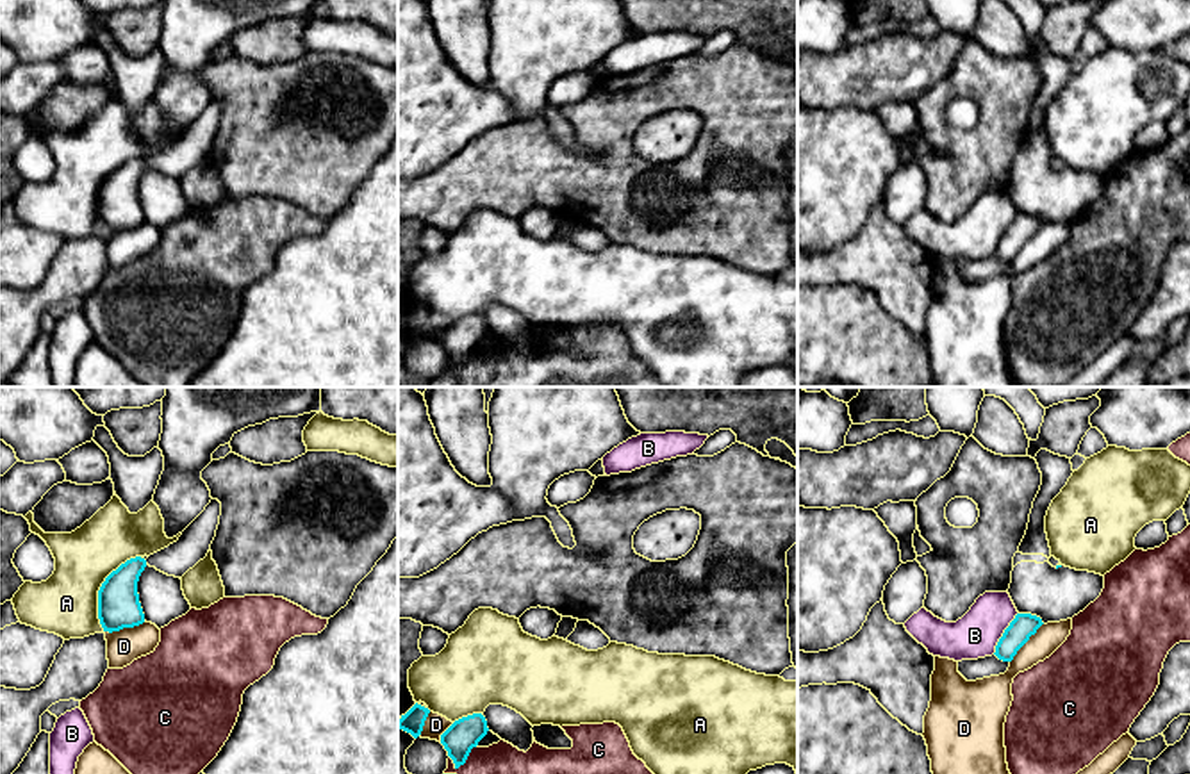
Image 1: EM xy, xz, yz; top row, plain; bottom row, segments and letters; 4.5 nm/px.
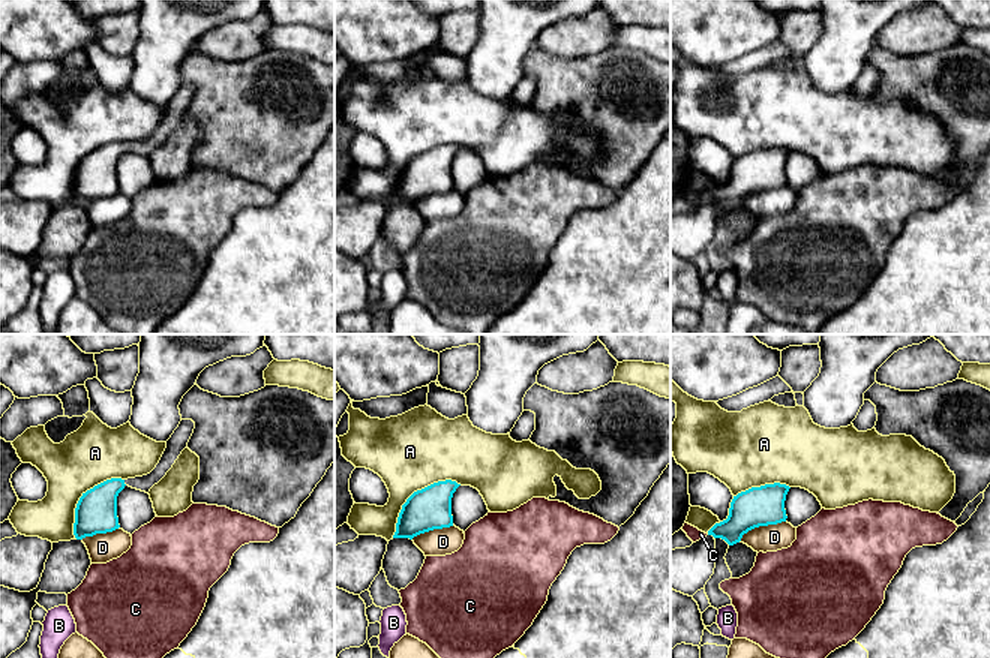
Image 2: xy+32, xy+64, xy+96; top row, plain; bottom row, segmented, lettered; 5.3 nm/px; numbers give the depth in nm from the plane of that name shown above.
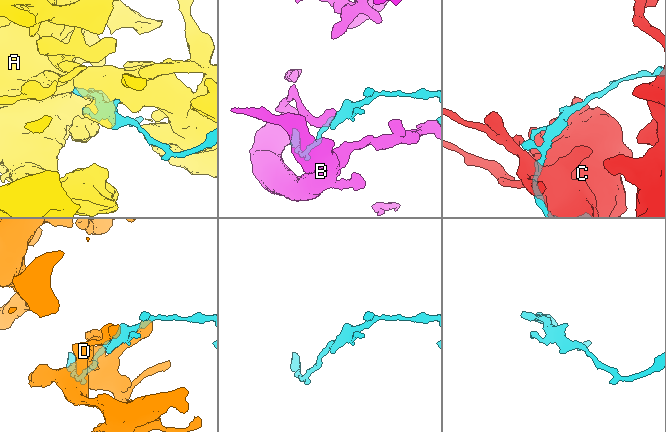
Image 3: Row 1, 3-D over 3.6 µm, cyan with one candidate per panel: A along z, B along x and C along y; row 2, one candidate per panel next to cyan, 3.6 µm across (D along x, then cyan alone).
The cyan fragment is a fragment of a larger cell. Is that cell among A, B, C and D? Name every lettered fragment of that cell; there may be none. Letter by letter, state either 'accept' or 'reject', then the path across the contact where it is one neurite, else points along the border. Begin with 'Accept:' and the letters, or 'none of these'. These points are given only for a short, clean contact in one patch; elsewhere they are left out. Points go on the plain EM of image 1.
Accept: none of these
A: reject
B: reject
C: reject
D: reject

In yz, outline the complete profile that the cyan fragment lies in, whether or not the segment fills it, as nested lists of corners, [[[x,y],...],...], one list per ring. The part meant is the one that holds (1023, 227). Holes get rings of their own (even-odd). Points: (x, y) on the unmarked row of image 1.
[[[1017,214],[996,246],[996,257],[1003,262],[1012,262],[1017,251],[1042,226],[1042,219],[1031,214]]]

